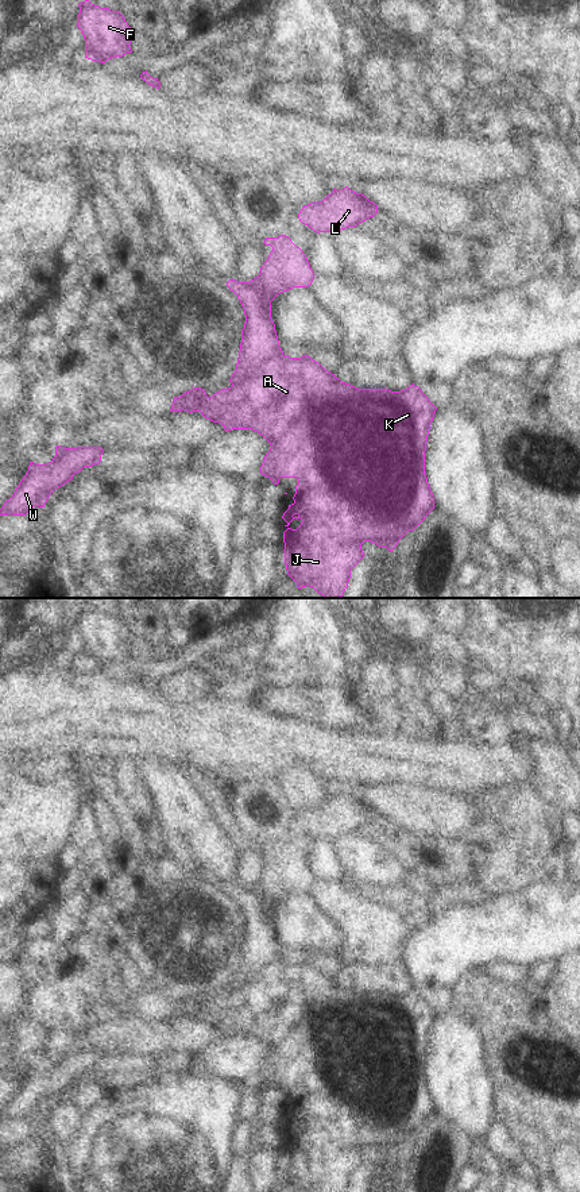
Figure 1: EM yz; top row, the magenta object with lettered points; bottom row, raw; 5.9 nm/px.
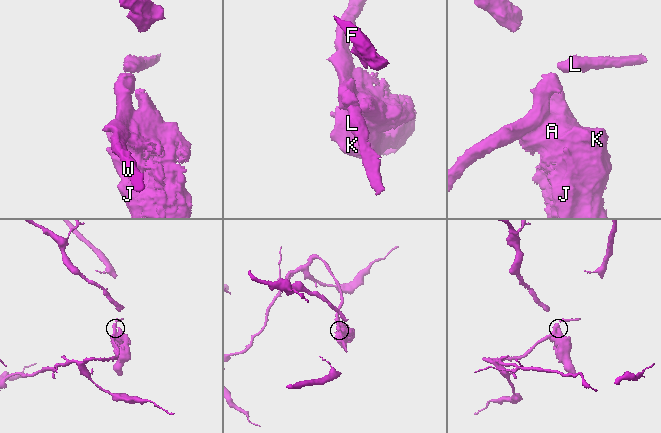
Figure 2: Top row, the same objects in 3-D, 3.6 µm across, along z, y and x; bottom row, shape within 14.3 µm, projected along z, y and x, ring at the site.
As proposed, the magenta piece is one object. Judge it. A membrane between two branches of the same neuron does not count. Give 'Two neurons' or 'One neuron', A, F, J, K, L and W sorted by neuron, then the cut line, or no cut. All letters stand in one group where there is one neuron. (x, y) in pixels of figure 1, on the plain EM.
Two neurons. Groups: A F J K / L W. Split along yz (278, 951), (269, 963), (232, 990).

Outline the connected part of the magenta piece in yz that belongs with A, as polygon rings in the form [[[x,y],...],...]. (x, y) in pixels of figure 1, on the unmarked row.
[[[278,952],[275,958],[264,965],[252,979],[247,980],[241,987],[228,994],[221,994],[212,1002],[201,1006],[201,1021],[219,1027],[225,1035],[252,1034],[262,1039],[271,1050],[260,1071],[260,1079],[270,1083],[274,1089],[281,1083],[297,1083],[294,1107],[283,1118],[282,1123],[287,1127],[283,1137],[285,1147],[285,1169],[287,1180],[297,1188],[297,1192],[348,1192],[351,1174],[364,1162],[361,1149],[371,1146],[378,1152],[386,1152],[388,1156],[397,1152],[399,1145],[409,1137],[414,1135],[425,1122],[434,1114],[434,1102],[425,1079],[425,1056],[430,1029],[437,1012],[429,1006],[422,995],[414,988],[401,996],[388,994],[357,994],[349,988],[341,987],[335,979],[325,975],[318,967],[310,961],[290,963]]]

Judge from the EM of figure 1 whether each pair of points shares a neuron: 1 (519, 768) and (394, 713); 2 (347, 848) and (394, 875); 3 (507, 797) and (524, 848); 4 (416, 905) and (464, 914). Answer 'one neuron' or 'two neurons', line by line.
1: two neurons
2: one neuron
3: one neuron
4: two neurons

